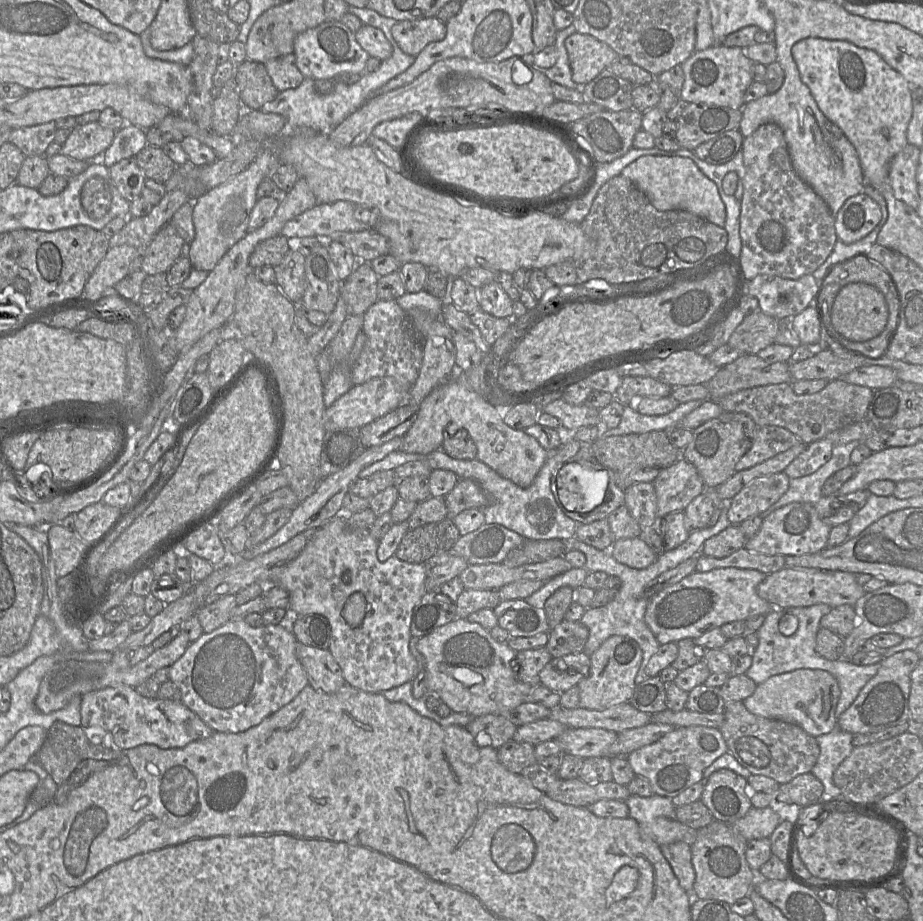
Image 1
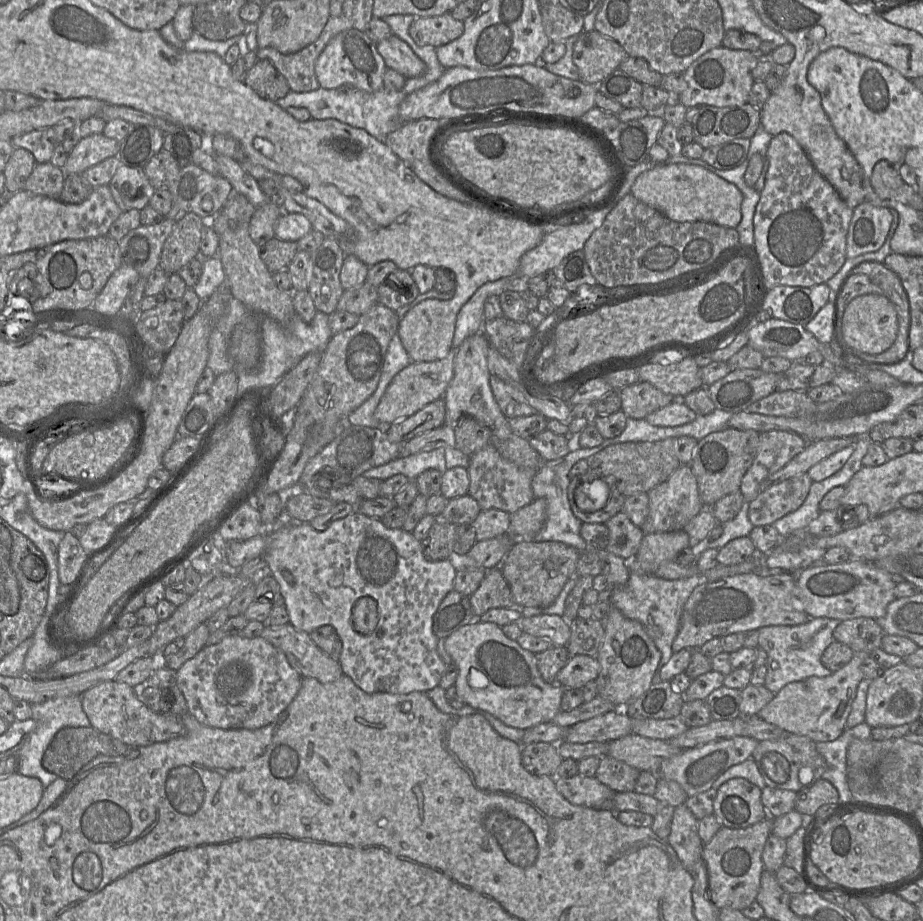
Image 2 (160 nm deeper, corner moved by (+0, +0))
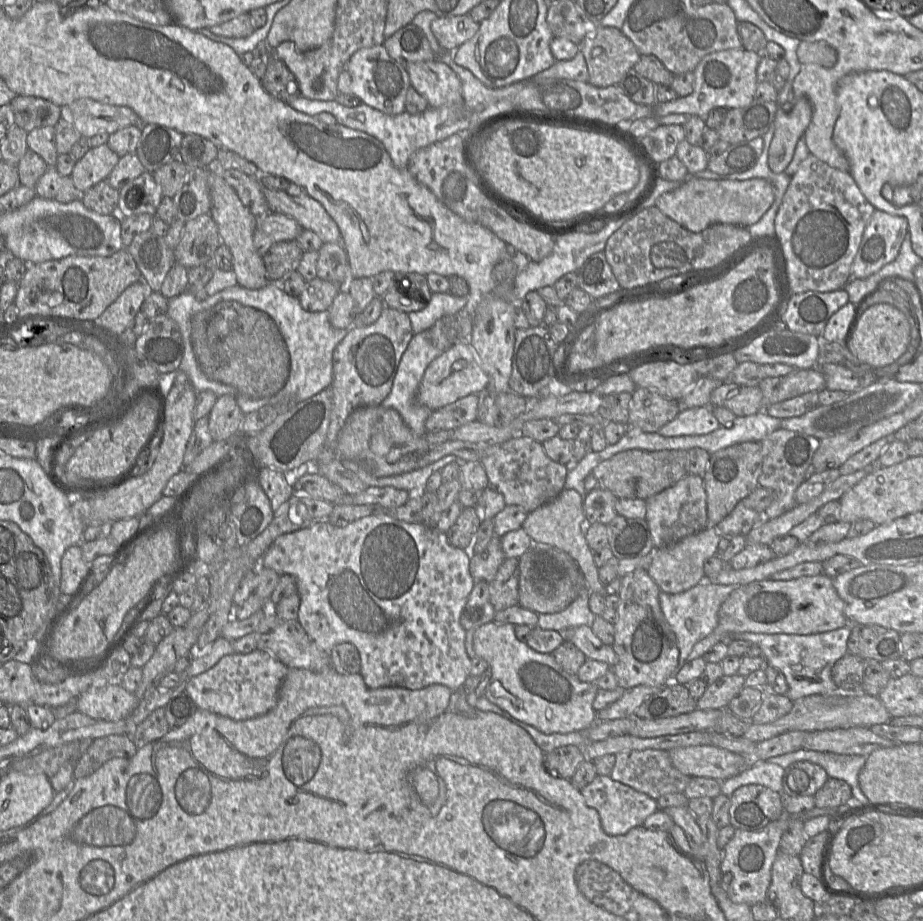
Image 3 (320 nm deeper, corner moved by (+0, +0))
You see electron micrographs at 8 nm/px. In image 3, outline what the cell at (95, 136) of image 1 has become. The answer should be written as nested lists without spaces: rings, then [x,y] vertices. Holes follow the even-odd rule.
[[[107,144],[90,148],[76,161],[70,175],[80,193],[86,191],[100,181],[106,180],[115,168],[120,157]]]

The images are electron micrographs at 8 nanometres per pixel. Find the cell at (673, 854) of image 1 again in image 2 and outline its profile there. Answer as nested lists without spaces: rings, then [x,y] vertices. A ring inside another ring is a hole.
[[[684,804],[675,808],[667,838],[682,864],[691,870],[702,859],[704,843],[698,834],[698,819]]]

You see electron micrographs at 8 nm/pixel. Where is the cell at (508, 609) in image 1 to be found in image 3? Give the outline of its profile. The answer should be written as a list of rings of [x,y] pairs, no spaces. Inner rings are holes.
[[[588,626],[575,627],[560,632],[565,641],[573,643],[587,659],[601,661],[610,666],[618,662],[618,657],[612,645],[604,644]]]

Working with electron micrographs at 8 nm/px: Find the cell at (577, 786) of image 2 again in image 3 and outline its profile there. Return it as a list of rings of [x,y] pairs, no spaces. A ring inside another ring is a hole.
[[[597,775],[580,792],[586,804],[599,813],[602,829],[611,836],[623,835],[634,827],[643,826],[645,819],[660,809],[657,800],[606,775]]]

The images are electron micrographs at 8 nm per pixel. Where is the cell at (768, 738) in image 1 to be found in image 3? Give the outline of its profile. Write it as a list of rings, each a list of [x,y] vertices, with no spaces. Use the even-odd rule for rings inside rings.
[[[799,761],[784,768],[783,791],[790,796],[814,796],[829,776],[824,768],[810,761]]]

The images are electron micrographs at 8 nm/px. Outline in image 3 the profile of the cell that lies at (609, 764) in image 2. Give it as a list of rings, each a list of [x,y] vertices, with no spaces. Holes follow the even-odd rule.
[[[658,749],[632,750],[616,754],[610,777],[655,800],[669,793],[684,793],[691,780],[690,776],[684,775],[673,766],[667,750]]]

